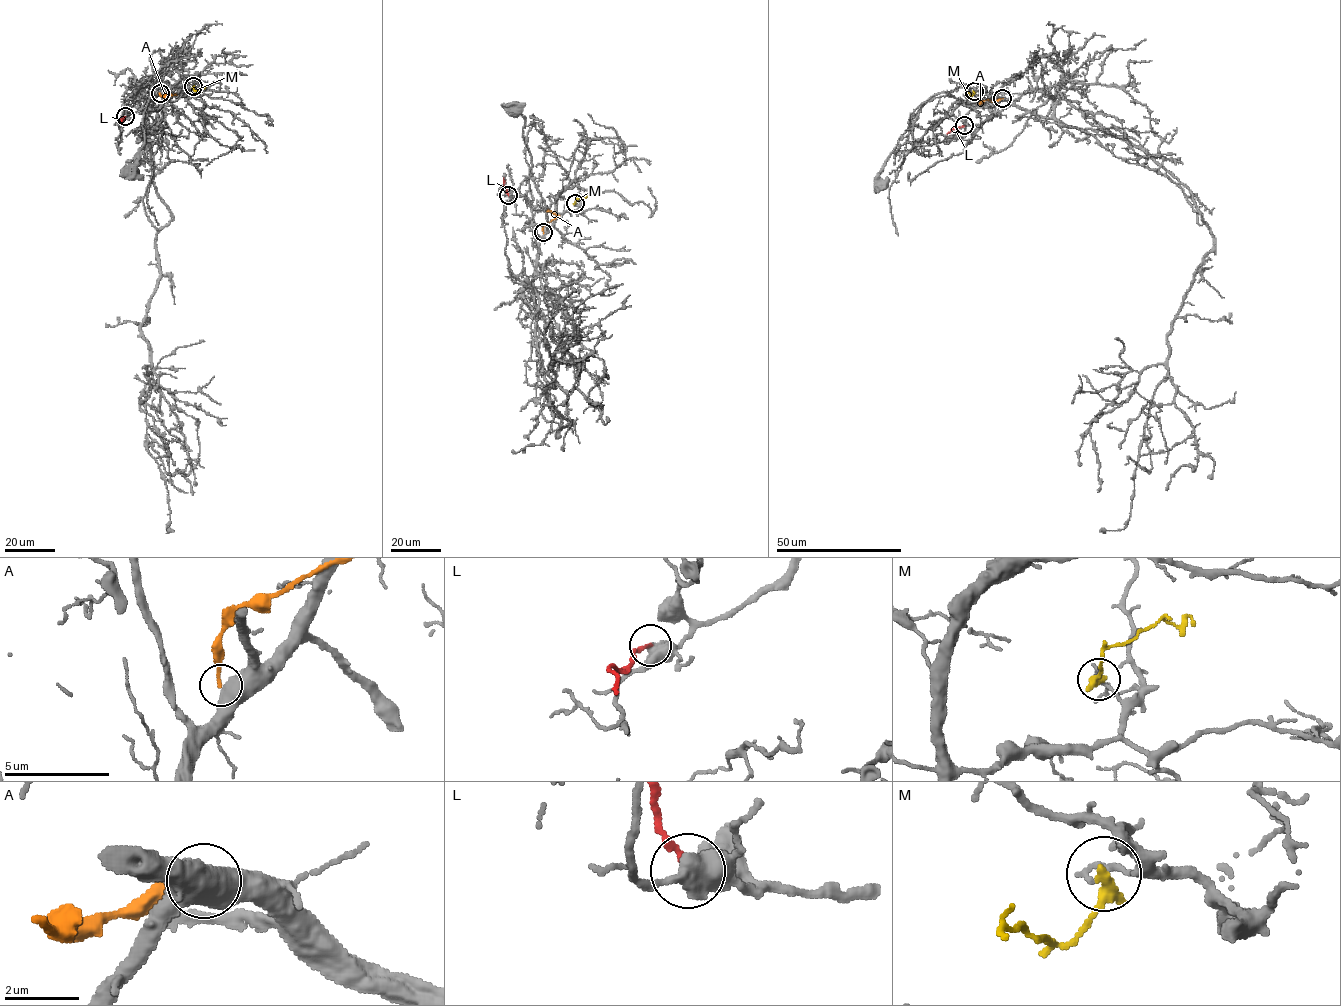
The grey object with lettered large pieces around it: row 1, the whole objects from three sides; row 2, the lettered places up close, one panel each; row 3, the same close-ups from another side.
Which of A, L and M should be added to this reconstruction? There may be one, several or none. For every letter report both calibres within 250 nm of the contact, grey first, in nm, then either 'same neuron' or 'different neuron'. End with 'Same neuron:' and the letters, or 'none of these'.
A: 650 nm thick on the grey side, 170 nm on the other; different neuron
L: 550 nm thick on the grey side, 160 nm on the other; different neuron
M: 180 nm thick on the grey side, 380 nm on the other; different neuron
Same neuron: none of these

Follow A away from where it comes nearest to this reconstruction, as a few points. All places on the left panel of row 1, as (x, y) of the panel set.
A: (159, 93), (162, 96), (175, 94), (164, 96)

